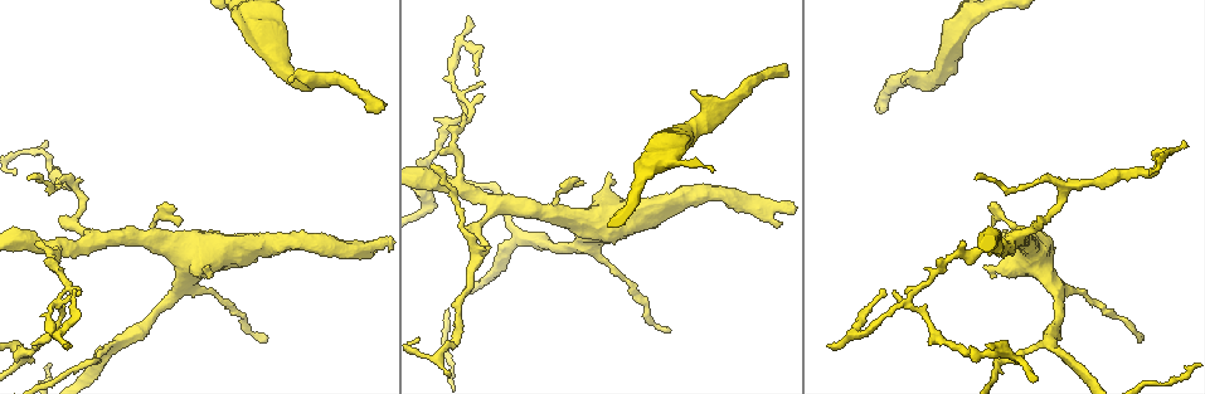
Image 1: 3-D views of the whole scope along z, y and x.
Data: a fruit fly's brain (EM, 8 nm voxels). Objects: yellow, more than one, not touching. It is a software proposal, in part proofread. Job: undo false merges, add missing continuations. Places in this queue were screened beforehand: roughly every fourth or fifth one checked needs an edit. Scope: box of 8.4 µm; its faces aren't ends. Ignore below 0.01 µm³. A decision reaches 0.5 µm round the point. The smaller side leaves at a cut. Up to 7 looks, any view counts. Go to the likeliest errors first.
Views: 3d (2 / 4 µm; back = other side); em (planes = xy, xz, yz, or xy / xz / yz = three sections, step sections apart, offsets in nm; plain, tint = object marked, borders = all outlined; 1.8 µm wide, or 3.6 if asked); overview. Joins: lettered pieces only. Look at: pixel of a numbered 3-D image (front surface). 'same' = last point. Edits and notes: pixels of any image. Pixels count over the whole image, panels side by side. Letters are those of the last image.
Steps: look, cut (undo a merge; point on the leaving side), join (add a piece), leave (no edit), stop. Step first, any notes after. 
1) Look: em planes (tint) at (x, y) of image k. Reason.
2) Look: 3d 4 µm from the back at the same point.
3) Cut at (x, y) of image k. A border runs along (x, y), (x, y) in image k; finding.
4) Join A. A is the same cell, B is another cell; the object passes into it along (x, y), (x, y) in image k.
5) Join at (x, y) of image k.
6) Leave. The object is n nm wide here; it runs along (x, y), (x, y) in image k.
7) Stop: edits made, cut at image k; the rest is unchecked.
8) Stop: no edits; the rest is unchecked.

Look: 3d 4 µm at (462, 100) of image 1. Touches itself.

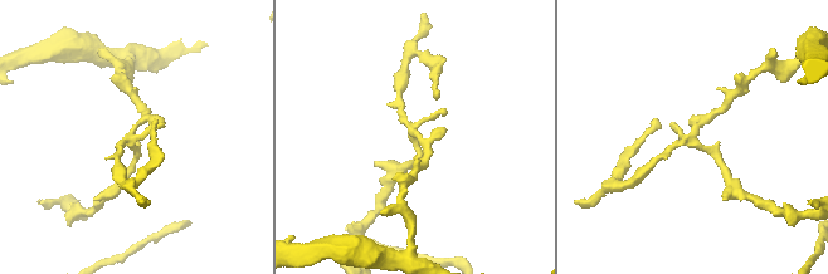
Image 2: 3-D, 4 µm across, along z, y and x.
Look: em yz step 8 (borders) at (131, 136) of image 2.

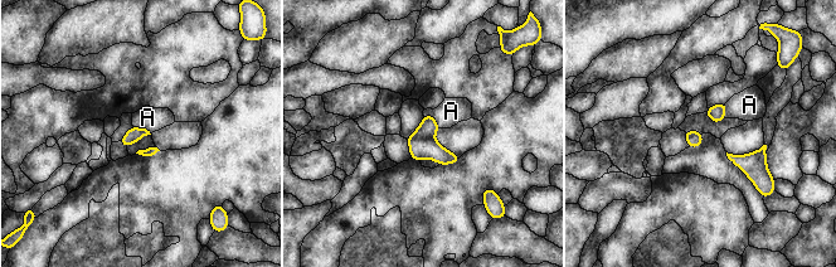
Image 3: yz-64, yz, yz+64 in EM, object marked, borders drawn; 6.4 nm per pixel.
Cut at (421, 147) of image 3. A is another cell; a border runs along (408, 136), (428, 137) in image 3; two cells meet here.

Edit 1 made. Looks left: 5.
Look: 3d 4 µm from the back at (902, 83) of image 1.

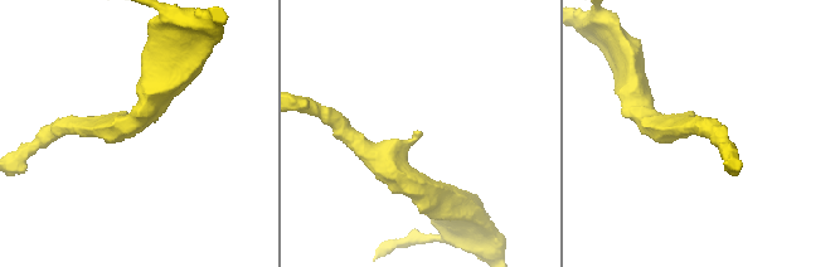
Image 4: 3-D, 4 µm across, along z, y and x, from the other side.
Look: em xy step 4 (borders) at (416, 132) of image 4.

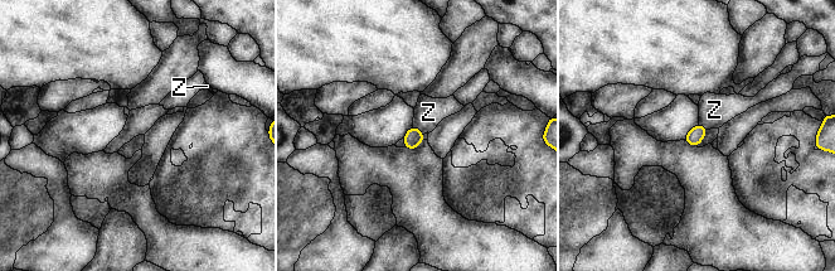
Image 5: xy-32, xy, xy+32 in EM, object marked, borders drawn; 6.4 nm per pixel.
Look: em yz step 4 (borders) at the same point.

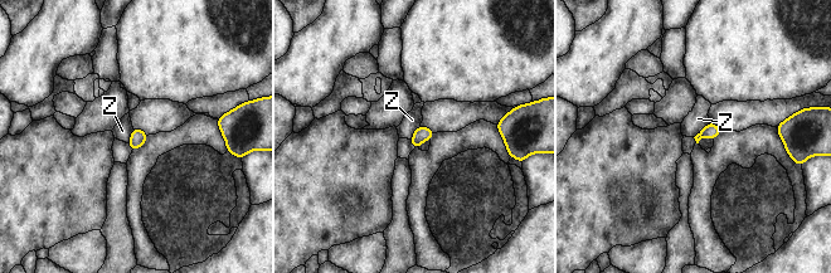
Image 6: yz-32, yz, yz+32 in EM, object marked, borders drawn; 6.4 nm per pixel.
Leave. Z is another cell; none of them fits.

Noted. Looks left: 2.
Look: 3d 4 µm at (976, 177) of image 1. Free end.

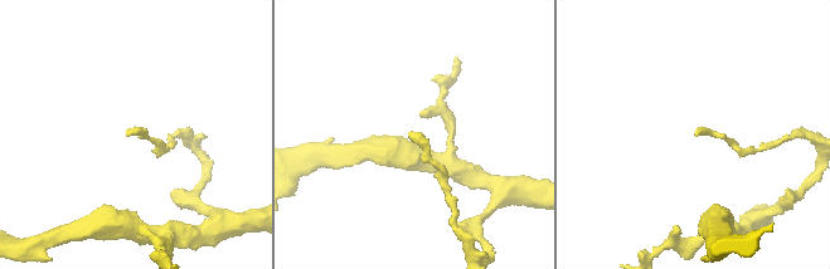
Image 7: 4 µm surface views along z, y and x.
Look: em planes (borders) at (412, 131) of image 7. Need the tissue.

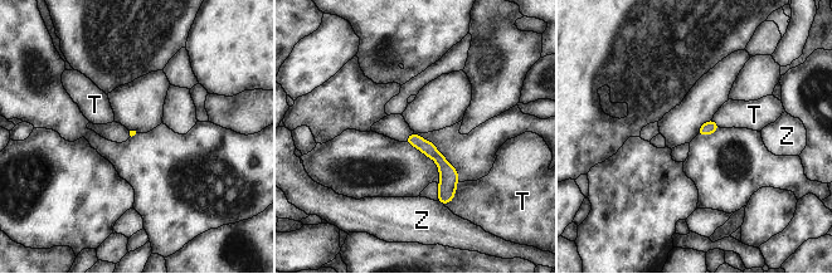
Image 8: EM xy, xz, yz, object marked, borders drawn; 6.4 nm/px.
Leave. The longest contact is with T, 180 nm; T and Z are other cells; a border runs along (458, 181), (455, 196), (444, 205) in image 8; none of them fits.

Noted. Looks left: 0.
Stop: edits made, cut at image 3; the rest is unchecked.

